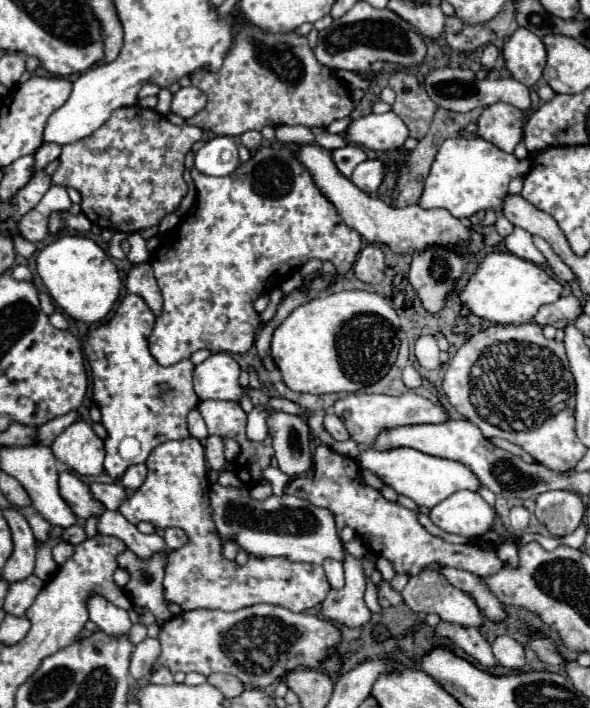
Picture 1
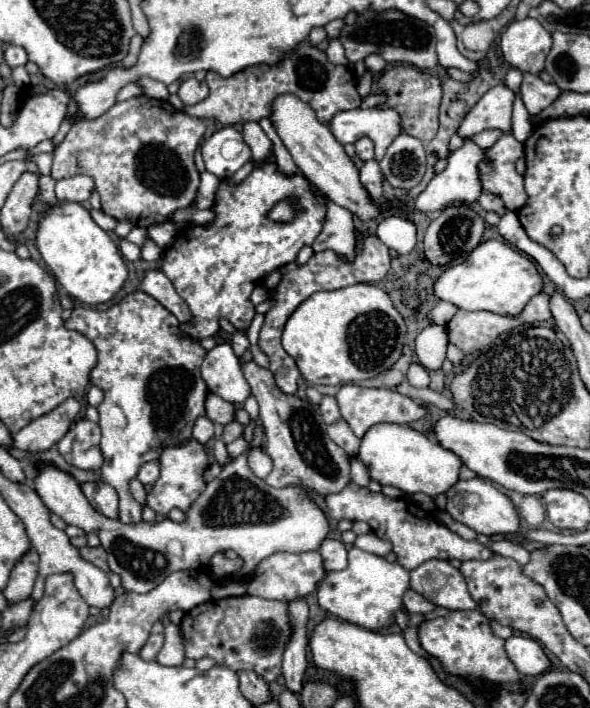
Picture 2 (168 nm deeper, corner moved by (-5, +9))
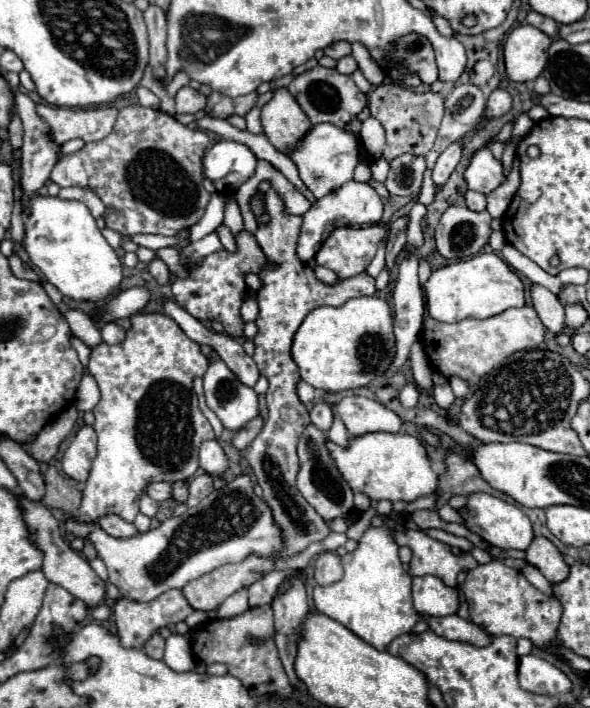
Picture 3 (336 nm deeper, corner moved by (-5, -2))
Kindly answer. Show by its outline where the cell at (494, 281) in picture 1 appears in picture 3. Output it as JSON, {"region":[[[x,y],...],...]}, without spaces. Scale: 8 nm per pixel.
{"region":[[[480,253],[472,259],[434,269],[430,279],[424,283],[424,297],[428,315],[432,319],[442,323],[456,323],[468,317],[486,319],[510,307],[522,307],[524,285],[496,253]]]}

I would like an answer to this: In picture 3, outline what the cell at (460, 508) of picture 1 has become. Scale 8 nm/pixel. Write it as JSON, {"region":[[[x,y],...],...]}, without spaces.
{"region":[[[472,493],[468,495],[468,503],[464,509],[460,509],[460,515],[466,519],[466,527],[480,535],[484,541],[488,541],[490,545],[496,545],[500,549],[518,549],[518,551],[526,551],[528,545],[534,539],[532,533],[532,523],[530,519],[512,503],[492,497],[488,493]]]}

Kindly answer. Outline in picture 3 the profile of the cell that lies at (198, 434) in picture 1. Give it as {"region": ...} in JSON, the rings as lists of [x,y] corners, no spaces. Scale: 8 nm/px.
{"region":[[[208,441],[208,443],[202,443],[200,447],[200,467],[212,475],[212,477],[222,477],[228,469],[228,459],[222,451],[222,447],[218,445],[218,441]]]}

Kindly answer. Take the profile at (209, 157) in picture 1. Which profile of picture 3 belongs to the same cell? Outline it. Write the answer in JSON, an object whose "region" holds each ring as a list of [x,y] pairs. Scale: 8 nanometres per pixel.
{"region":[[[222,139],[204,153],[204,175],[216,185],[218,193],[230,197],[254,175],[256,163],[256,155],[246,145]]]}

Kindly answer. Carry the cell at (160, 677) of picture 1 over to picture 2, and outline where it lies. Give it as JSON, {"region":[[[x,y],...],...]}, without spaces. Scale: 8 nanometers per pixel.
{"region":[[[168,624],[164,630],[164,646],[156,656],[156,662],[162,666],[180,666],[184,660],[184,646],[182,646],[182,634],[180,626]]]}

